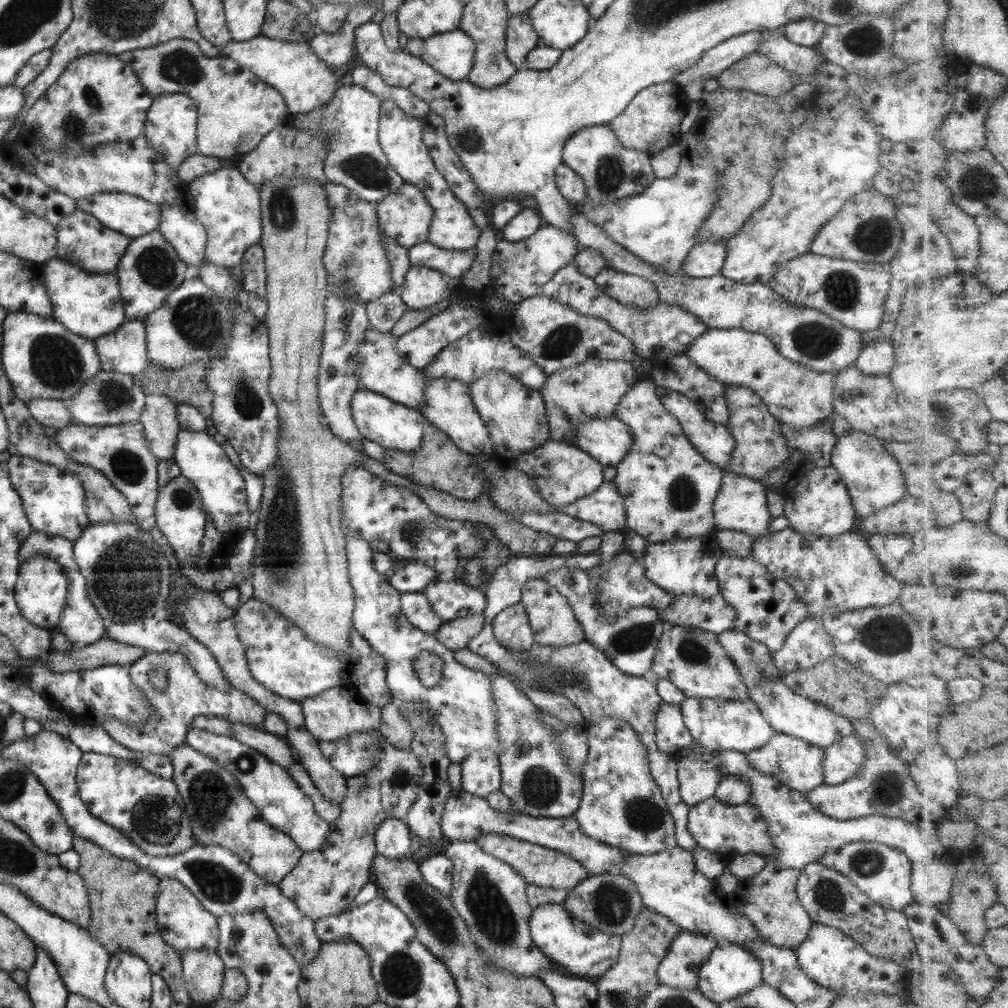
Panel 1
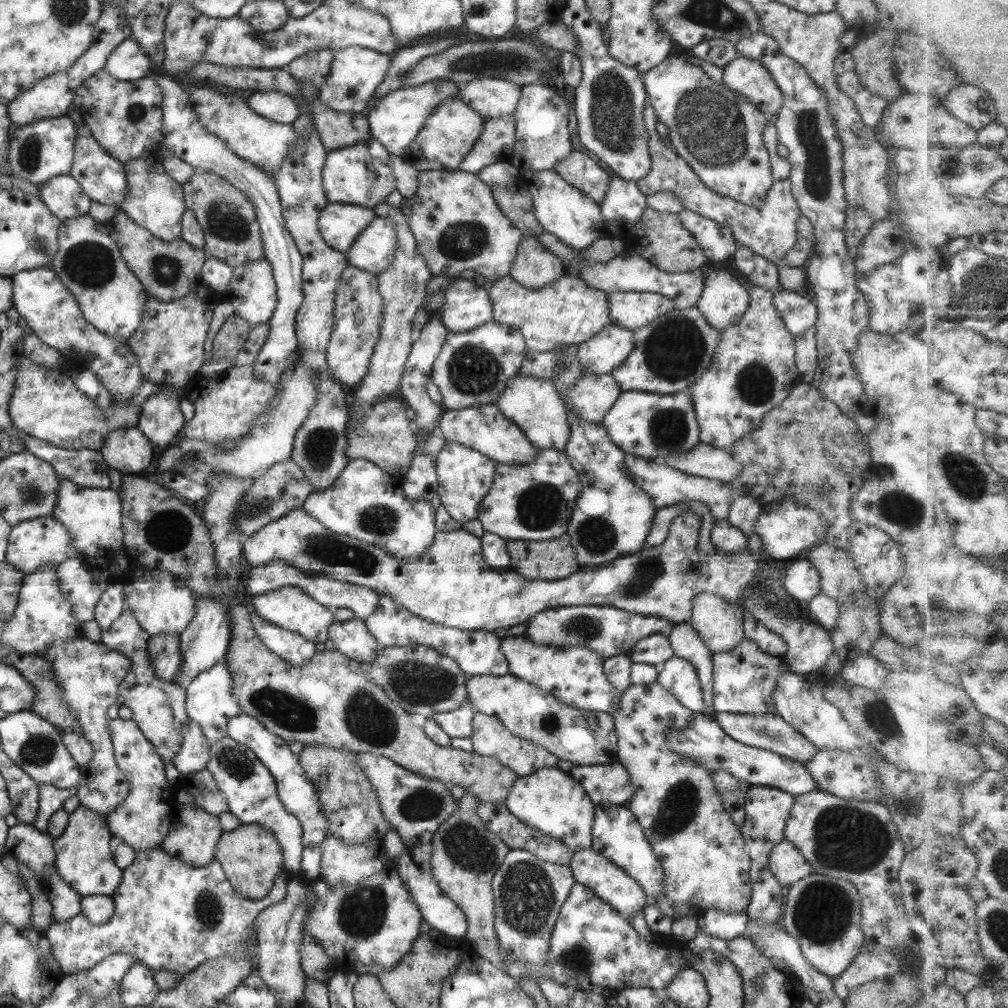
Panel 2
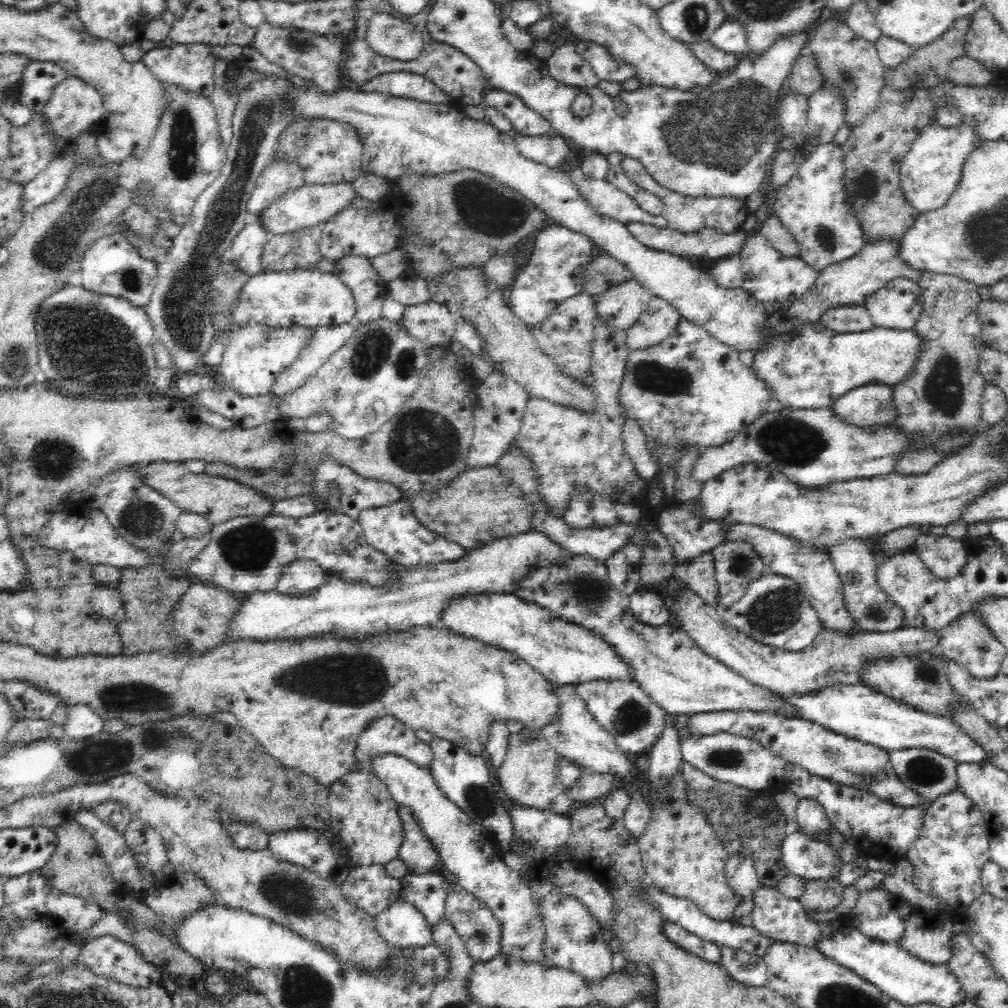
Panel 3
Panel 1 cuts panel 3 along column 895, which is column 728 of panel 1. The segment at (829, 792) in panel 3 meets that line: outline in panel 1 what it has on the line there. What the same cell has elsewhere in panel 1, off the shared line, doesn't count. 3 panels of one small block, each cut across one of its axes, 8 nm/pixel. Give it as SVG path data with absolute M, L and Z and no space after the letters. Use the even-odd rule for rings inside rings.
M713 798L703 800L688 808L686 819L687 831L692 835L695 843L711 853L719 855L722 859L730 860L746 853L754 853L763 858L765 862L775 857L776 849L766 835L767 825L756 808L741 805L727 805Z

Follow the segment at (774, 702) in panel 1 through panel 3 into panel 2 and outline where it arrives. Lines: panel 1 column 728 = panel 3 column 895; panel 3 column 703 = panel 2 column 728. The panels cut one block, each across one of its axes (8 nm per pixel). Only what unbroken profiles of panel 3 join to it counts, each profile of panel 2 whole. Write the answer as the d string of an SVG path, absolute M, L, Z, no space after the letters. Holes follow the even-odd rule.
M701 592L693 597L689 624L711 654L727 652L744 637L743 615L739 600L725 601L715 593Z

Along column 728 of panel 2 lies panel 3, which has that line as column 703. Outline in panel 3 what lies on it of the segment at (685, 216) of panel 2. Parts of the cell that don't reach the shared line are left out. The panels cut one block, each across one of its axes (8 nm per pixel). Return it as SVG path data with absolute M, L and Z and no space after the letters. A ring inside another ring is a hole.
M628 222L626 229L630 231L632 236L640 241L649 249L657 251L669 252L670 254L678 255L679 257L702 256L702 258L718 258L724 259L730 255L739 254L744 246L746 234L742 229L733 232L732 234L721 233L716 229L702 228L697 233L684 234L670 227L660 228L654 225L642 224L641 222Z

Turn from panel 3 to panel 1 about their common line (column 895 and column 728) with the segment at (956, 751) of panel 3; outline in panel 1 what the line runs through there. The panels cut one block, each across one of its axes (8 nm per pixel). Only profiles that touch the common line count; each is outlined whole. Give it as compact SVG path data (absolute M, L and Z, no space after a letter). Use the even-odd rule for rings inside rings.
M748 698L740 701L723 699L683 699L679 704L683 724L692 742L709 751L737 751L746 753L765 744L775 730L761 716L757 705Z

